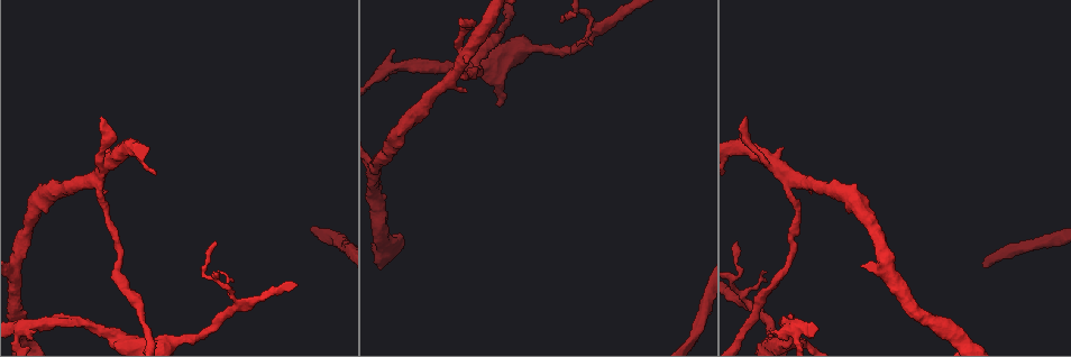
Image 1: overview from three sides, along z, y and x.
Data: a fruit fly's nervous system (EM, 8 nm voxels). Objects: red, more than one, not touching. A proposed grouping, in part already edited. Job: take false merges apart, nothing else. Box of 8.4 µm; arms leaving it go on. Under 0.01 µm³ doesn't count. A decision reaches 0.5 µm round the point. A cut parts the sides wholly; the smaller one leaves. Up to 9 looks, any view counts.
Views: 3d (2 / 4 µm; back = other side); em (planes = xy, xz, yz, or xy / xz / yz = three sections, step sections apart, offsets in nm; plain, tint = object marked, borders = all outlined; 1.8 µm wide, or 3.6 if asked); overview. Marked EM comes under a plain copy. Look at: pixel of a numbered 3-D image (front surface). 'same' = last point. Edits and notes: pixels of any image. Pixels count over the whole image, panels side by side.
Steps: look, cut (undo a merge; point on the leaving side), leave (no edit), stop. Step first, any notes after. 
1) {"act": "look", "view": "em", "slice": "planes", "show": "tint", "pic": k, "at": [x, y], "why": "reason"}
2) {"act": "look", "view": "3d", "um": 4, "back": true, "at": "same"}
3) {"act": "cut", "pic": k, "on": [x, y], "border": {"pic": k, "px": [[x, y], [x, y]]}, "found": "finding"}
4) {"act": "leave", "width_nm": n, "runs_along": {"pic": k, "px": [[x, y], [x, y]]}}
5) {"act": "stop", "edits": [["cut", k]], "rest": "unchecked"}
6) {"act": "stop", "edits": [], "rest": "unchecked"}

{"act": "look", "view": "em", "slice": "planes", "show": "tint", "pic": 1, "at": [110, 333], "why": "calibre changes"}

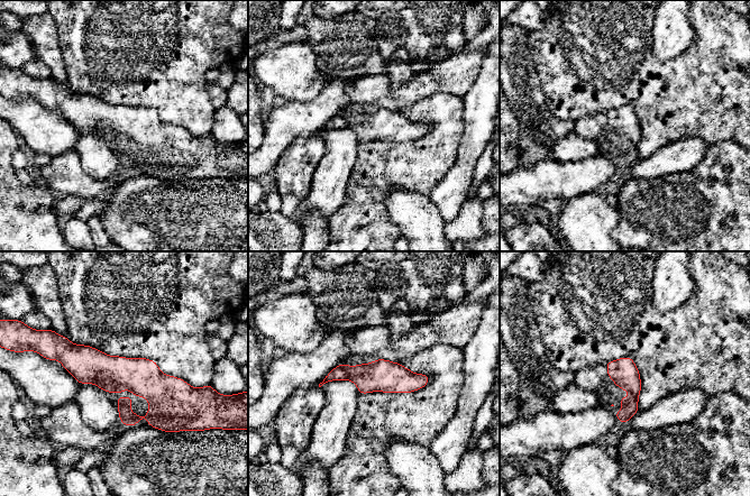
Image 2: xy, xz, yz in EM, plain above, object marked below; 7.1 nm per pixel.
{"act": "leave", "found": "one cell here"}

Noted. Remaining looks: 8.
{"act": "look", "view": "em", "slice": "xz", "step": 16, "show": "tint", "pic": 1, "at": [380, 73], "why": "abrupt turn"}

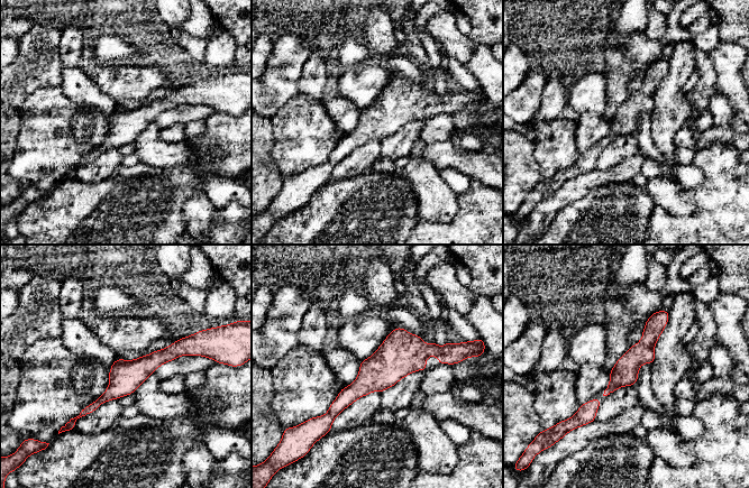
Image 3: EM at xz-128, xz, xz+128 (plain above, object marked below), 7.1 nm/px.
{"act": "look", "view": "em", "slice": "planes", "show": "borders", "at": "same", "why": "cut it another way"}

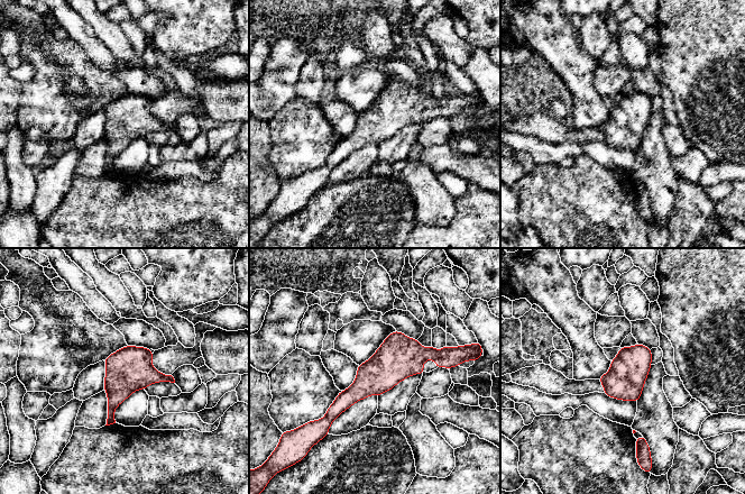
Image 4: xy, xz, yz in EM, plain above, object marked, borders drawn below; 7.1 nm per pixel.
{"act": "leave", "runs_along": {"pic": 4, "px": [[441, 362], [398, 357], [325, 419]]}, "found": "continuous, no second cell"}

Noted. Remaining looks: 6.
{"act": "look", "view": "3d", "um": 4, "pic": 1, "at": [597, 31], "why": "a fork"}

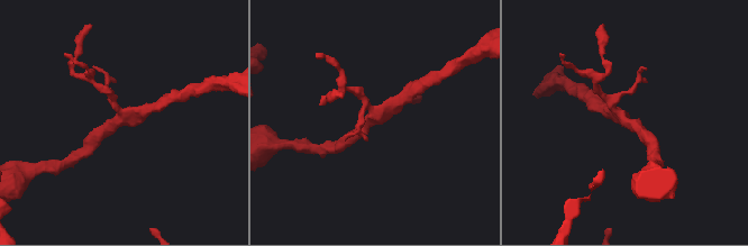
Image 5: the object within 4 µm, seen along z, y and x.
{"act": "look", "view": "em", "slice": "xy", "step": 8, "show": "tint", "pic": 5, "at": [620, 121], "why": "need the tissue"}

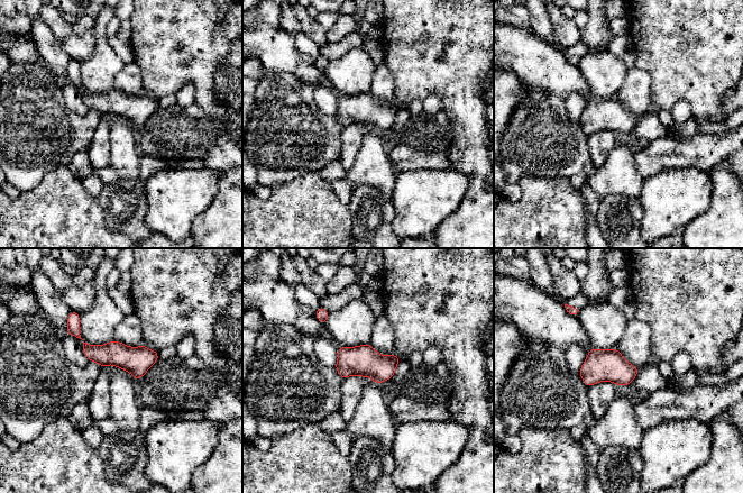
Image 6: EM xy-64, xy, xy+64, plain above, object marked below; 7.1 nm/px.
{"act": "look", "view": "em", "slice": "planes", "show": "borders", "at": "same", "why": "another direction"}

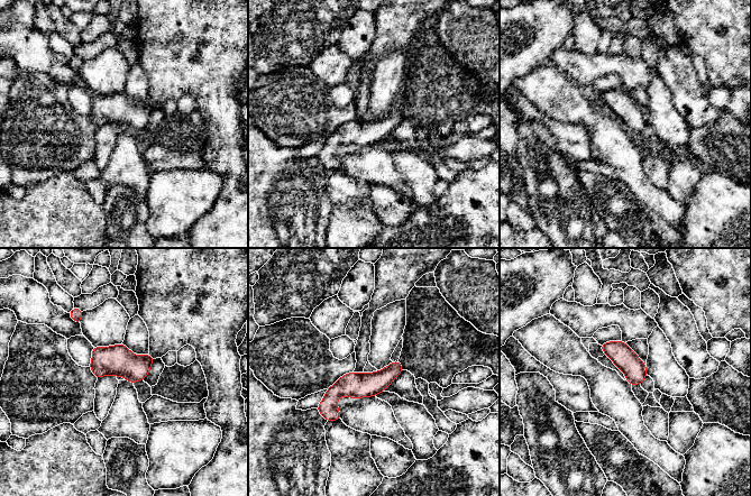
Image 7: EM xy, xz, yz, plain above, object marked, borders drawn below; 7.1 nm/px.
{"act": "leave", "runs_along": {"pic": 7, "px": [[397, 365], [320, 409]]}, "found": "one cell here"}

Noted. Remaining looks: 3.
{"act": "look", "view": "em", "slice": "xy", "step": 8, "show": "tint", "pic": 1, "at": [97, 179], "why": "abrupt turn"}

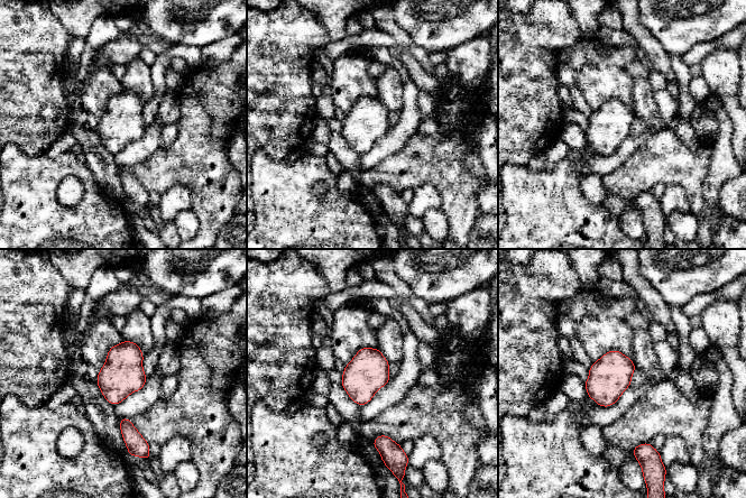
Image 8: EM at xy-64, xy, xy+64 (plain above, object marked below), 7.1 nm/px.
{"act": "look", "view": "em", "slice": "planes", "show": "tint", "at": "same", "why": "another direction"}

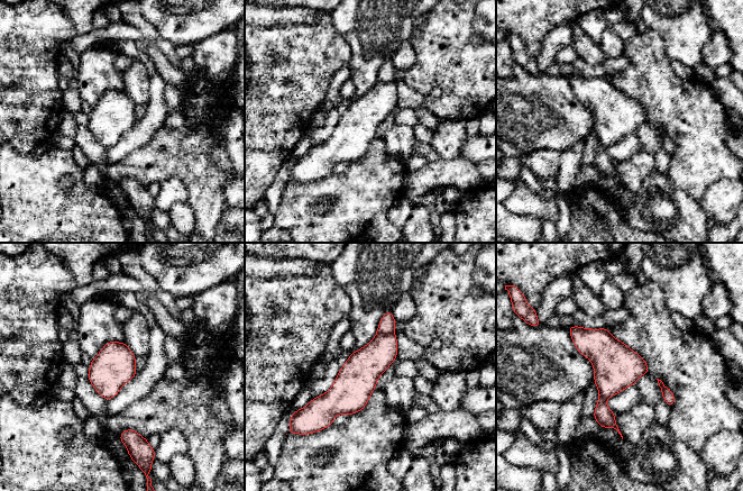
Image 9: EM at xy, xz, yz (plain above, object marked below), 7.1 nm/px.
{"act": "cut", "pic": 9, "on": [386, 325], "width_nm": 280, "border": {"pic": 9, "px": [[377, 332], [394, 334]]}, "found": "a second cell is stuck on"}

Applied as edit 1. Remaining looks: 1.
{"act": "stop", "edits": [["cut", 9]], "rest": "unchecked"}

